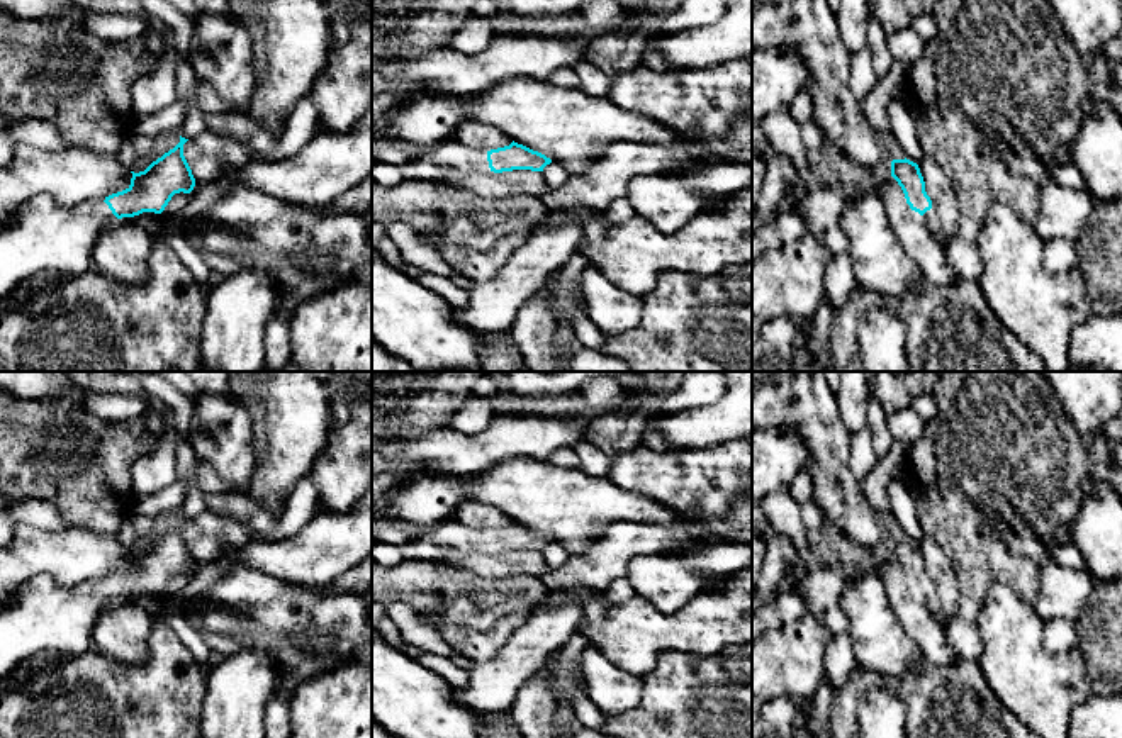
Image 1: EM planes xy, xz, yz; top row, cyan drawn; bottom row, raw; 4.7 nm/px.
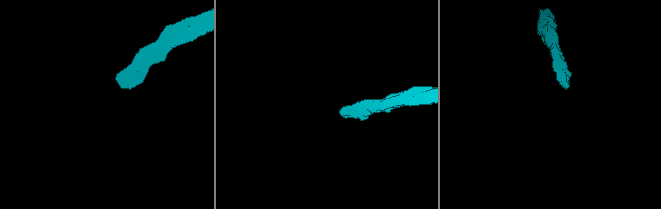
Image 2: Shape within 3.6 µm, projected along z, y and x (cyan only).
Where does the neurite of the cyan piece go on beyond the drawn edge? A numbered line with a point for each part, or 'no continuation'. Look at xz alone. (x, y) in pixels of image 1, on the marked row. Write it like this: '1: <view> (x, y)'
1: xz (431, 165)

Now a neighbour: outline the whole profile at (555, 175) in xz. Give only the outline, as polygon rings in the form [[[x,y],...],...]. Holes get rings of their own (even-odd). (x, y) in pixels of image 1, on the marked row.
[[[550,163],[543,168],[543,176],[550,190],[565,185],[572,171],[562,163]]]

